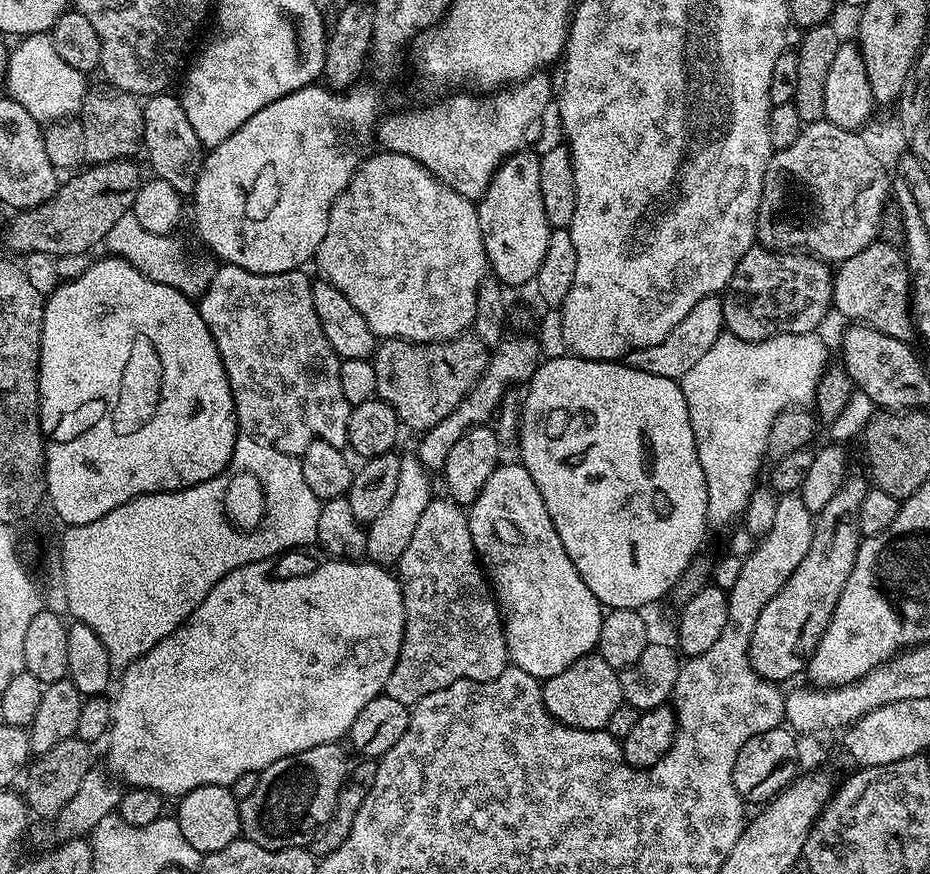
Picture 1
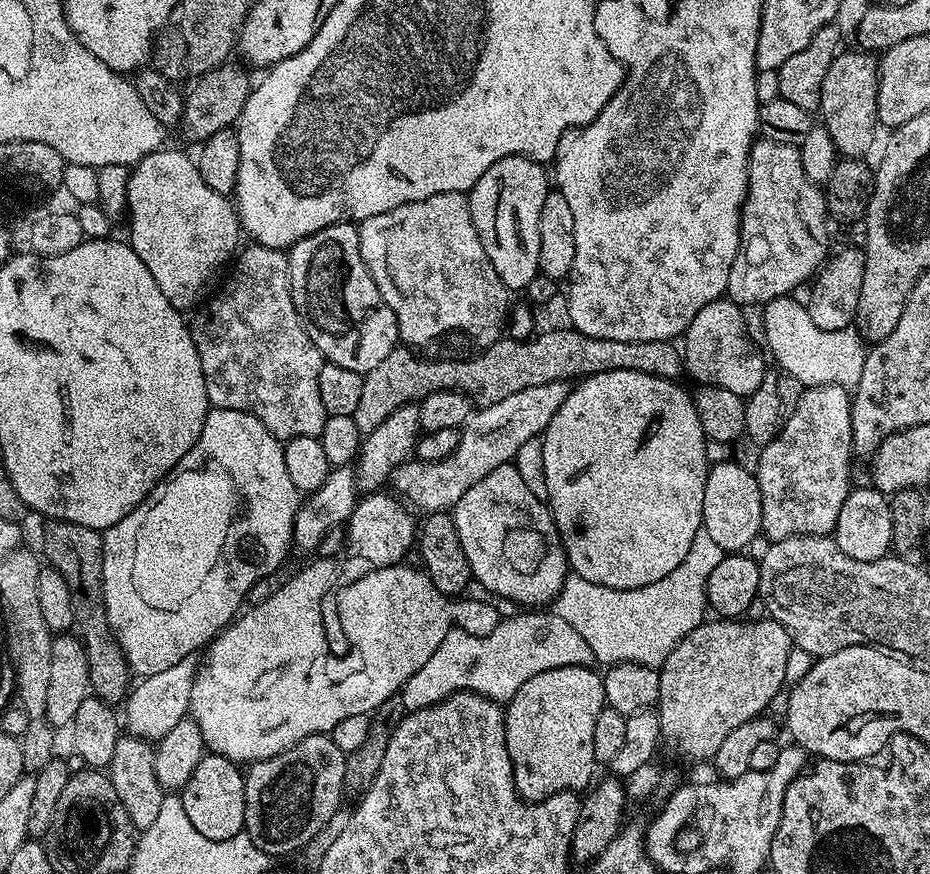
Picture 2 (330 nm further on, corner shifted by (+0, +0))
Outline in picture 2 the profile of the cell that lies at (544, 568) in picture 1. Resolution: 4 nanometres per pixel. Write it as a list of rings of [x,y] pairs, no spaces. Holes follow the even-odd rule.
[[[515,463],[498,466],[498,470],[490,470],[482,482],[474,482],[474,486],[458,498],[450,515],[477,585],[480,583],[486,591],[492,592],[493,597],[510,598],[517,606],[548,606],[555,601],[564,580],[570,575],[568,555],[564,552],[560,531],[547,503],[539,501],[525,485],[525,479],[518,474]]]

